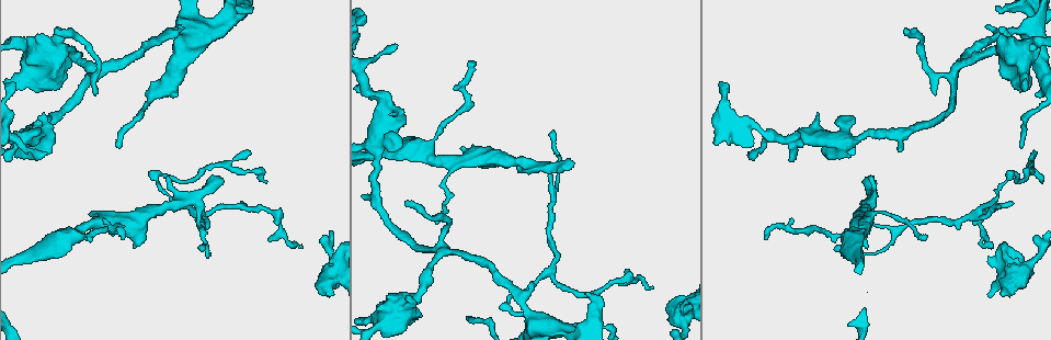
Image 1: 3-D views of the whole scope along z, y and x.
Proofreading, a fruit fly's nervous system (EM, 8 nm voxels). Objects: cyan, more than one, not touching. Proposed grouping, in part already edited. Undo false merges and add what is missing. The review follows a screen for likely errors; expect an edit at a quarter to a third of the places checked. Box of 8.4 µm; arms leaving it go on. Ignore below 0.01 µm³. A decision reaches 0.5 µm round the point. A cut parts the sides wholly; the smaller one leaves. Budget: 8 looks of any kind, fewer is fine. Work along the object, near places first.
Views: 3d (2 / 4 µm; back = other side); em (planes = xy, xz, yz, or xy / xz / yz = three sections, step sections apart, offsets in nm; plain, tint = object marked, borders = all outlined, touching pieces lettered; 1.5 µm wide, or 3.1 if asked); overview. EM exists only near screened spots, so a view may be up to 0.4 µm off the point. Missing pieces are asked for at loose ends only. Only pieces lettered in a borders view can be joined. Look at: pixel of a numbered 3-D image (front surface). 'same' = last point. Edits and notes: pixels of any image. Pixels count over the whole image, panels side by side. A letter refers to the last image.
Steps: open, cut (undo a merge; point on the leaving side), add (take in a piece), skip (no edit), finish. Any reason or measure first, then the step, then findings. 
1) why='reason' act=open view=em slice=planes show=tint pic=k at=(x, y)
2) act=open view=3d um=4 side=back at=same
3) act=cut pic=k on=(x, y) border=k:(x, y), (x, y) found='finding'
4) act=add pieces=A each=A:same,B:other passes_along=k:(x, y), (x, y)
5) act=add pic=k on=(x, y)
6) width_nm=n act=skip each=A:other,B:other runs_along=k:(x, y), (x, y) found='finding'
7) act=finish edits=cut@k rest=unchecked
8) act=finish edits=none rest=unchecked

why='free end' act=open view=3d um=2 pic=1 at=(572, 165)

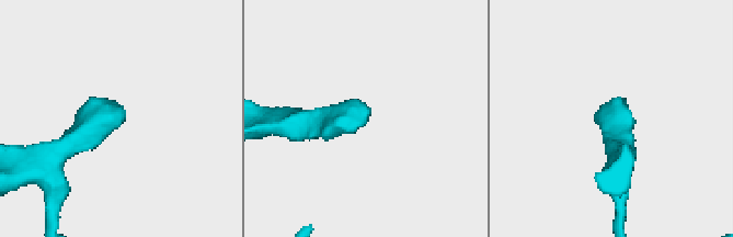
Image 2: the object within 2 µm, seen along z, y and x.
act=open view=em slice=planes show=plain pic=2 at=(619, 107)

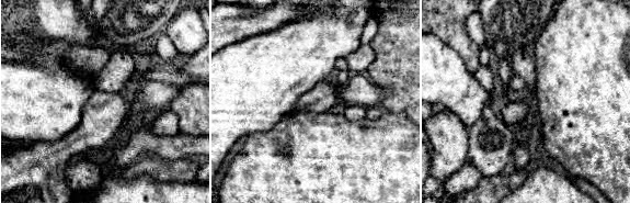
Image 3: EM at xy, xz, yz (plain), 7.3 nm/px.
act=open view=em slice=planes show=borders at=same

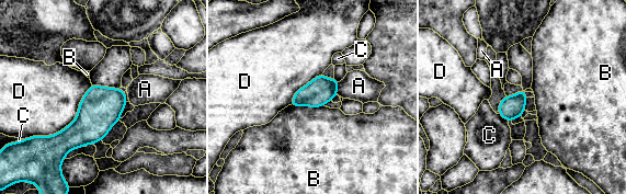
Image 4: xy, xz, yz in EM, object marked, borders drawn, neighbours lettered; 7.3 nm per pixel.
width_nm=140 act=add pic=4 on=(359, 86) each=A:same,B:other,C:other,D:other passes_along=4:(320, 90), (337, 88), (359, 86) found='the cell continues'

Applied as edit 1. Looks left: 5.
act=open view=overview

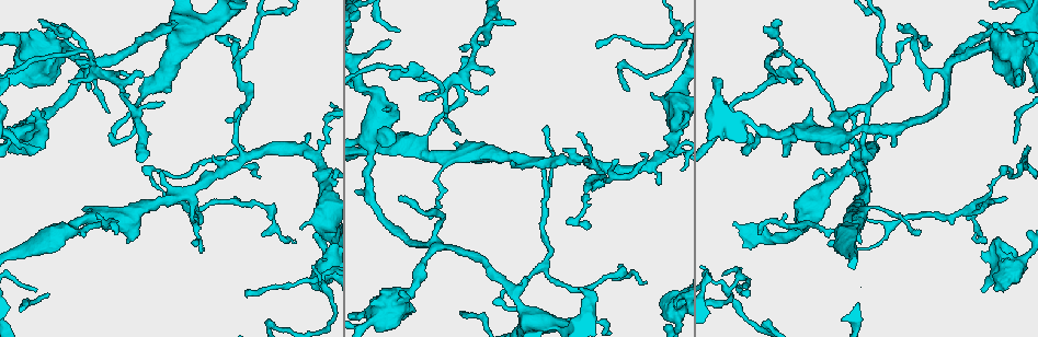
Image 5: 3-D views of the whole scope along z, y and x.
why='an open end' act=open view=em slice=planes show=borders pic=5 at=(313, 284)

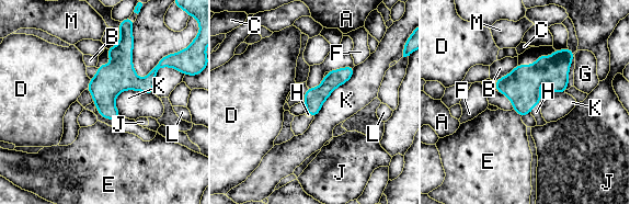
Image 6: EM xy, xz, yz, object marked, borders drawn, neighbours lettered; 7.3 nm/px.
width_nm=150 act=add pic=6 on=(536, 112) each=A:other,B:other,C:other,D:other,E:other,F:other,G:other,H:same,J:other,K:other,L:other,M:other passes_along=6:(522, 86), (533, 108), (536, 112) found='the cell continues'

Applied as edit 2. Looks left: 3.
why='abrupt turn' act=open view=em slice=planes show=borders pic=5 at=(326, 287)

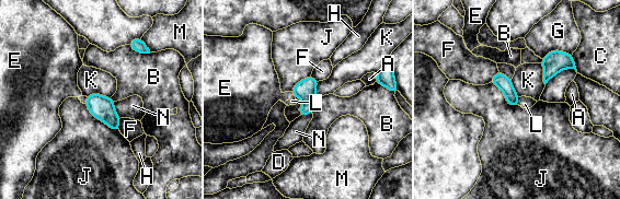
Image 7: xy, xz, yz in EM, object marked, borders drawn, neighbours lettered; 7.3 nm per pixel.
act=skip each=A:other,B:other,C:other,D:other,E:other,F:other,G:other,H:other,J:other,K:other,L:other,M:other,N:other border=7:(85, 95), (102, 94), (110, 97) found='continuous, no second cell'

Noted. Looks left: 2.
act=finish edits=add@4,add@6 rest=unchecked

